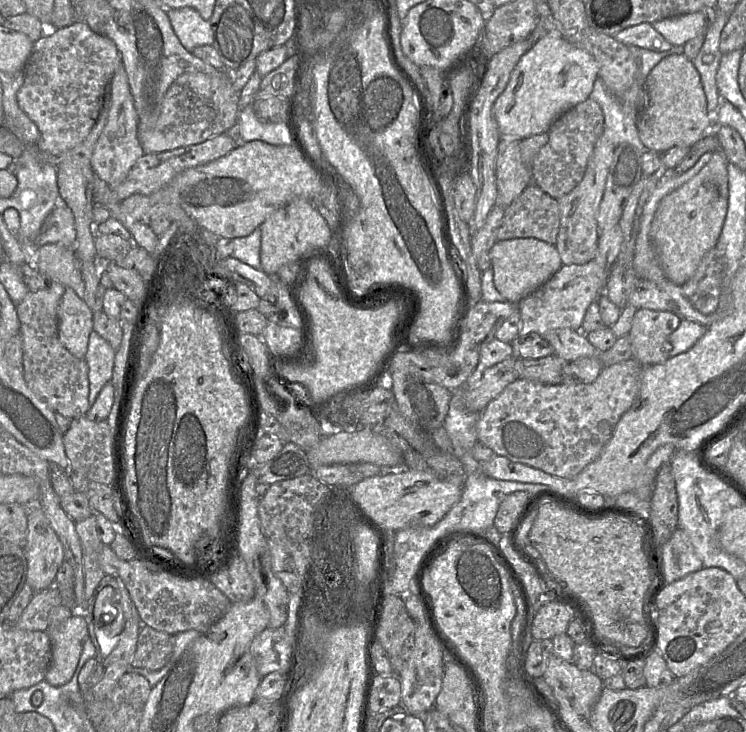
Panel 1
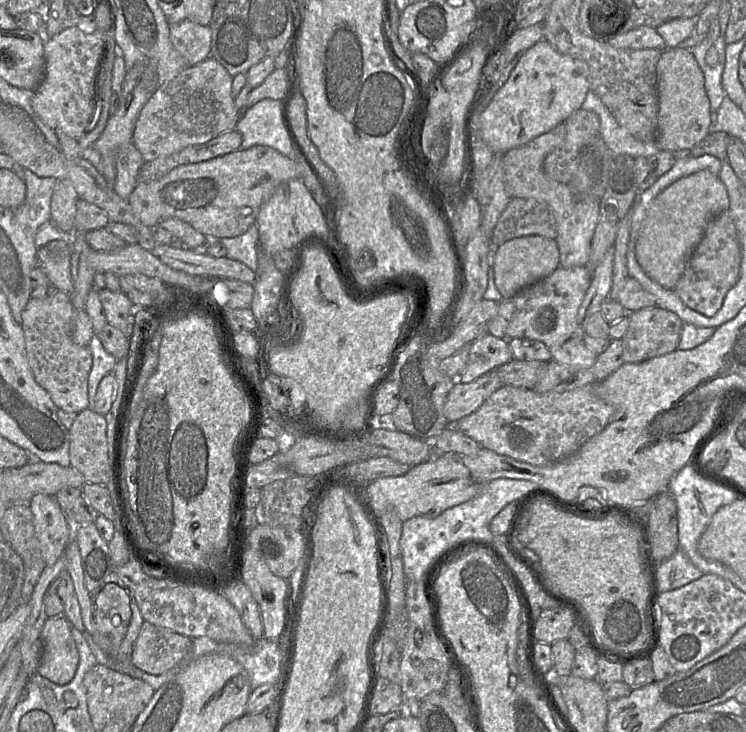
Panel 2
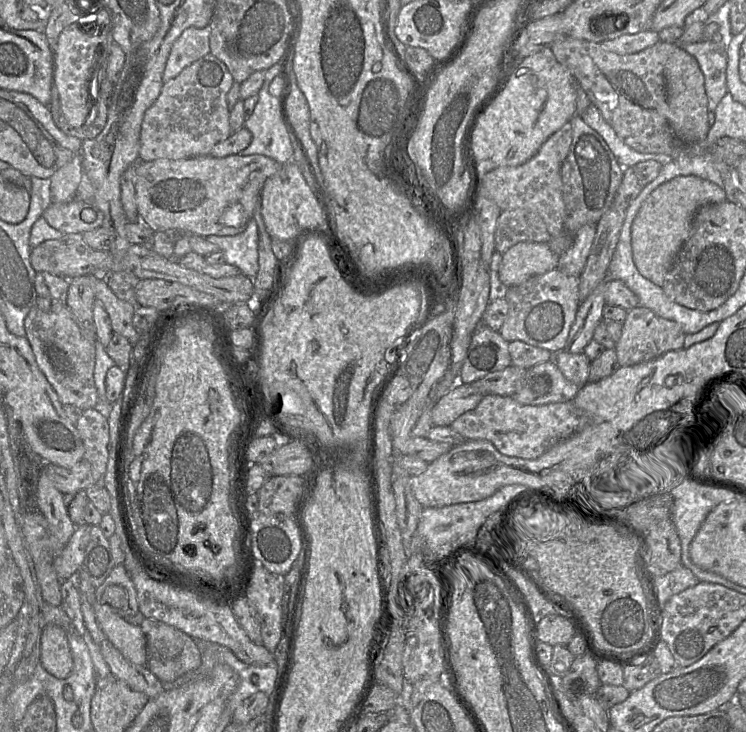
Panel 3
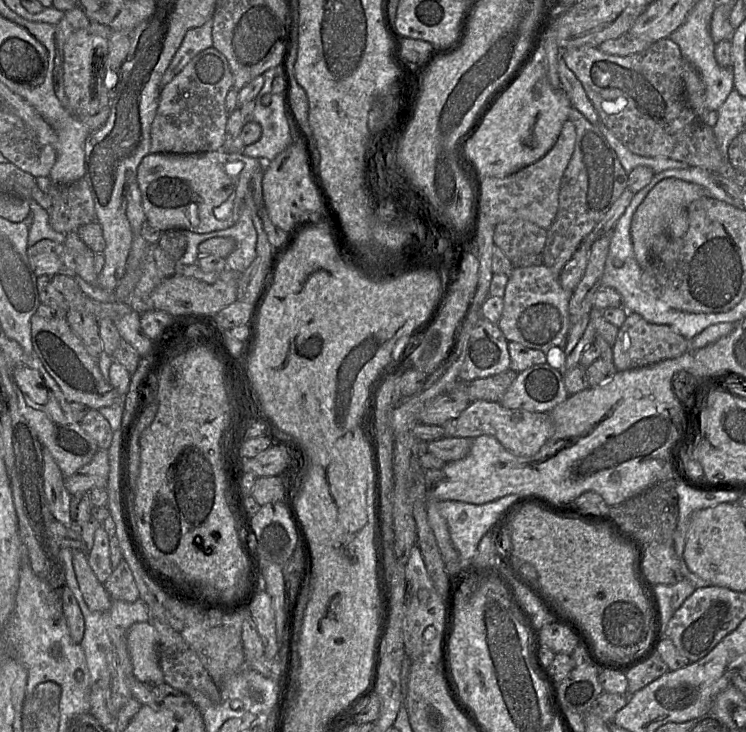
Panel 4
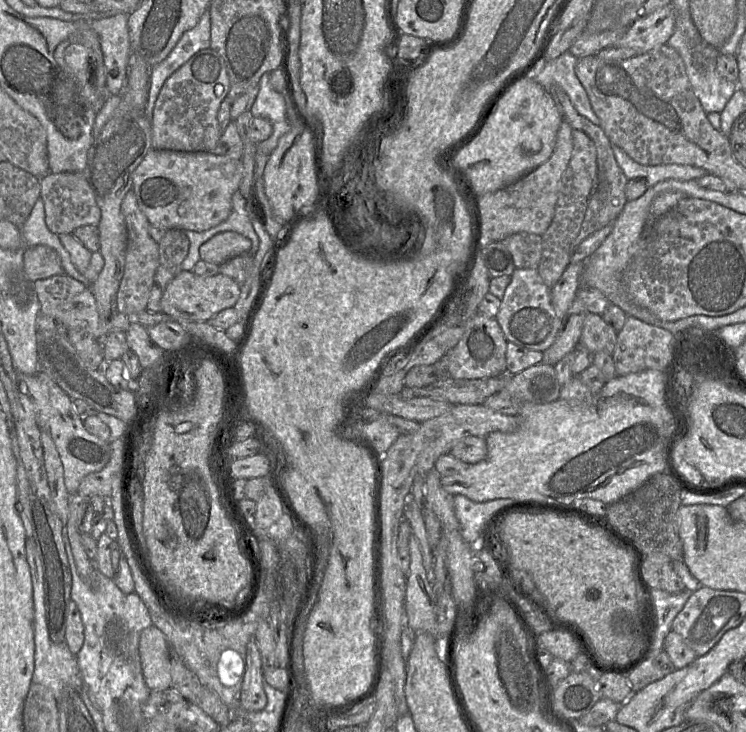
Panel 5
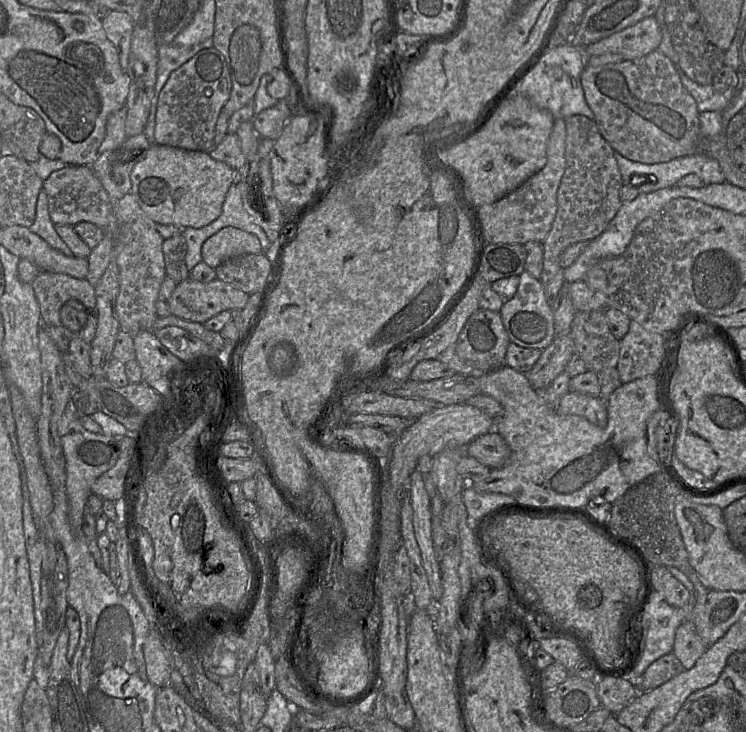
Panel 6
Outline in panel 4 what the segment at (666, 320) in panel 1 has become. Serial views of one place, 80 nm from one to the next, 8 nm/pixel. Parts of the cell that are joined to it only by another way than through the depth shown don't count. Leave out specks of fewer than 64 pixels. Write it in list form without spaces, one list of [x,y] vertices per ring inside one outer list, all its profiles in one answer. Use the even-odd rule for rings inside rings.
[[[628,312],[613,346],[613,363],[617,371],[631,370],[677,358],[689,349],[689,341],[670,326],[653,324],[635,312]]]

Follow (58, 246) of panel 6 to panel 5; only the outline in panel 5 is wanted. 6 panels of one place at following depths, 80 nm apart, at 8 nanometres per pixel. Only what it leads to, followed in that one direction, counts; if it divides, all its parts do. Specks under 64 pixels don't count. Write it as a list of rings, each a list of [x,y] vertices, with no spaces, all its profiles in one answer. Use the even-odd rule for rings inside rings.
[[[41,198],[36,201],[29,217],[20,227],[20,230],[27,248],[36,245],[46,245],[54,249],[61,259],[65,275],[71,276],[85,286],[91,285],[73,265],[70,255],[61,243],[59,236],[48,229],[45,222],[44,203]]]

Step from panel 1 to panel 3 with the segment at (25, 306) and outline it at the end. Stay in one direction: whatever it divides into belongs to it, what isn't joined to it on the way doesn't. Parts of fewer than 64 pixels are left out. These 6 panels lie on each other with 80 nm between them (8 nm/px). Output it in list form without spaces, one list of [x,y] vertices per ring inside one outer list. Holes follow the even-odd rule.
[[[36,305],[26,316],[24,326],[37,365],[60,402],[82,410],[94,408],[98,401],[94,383],[95,346],[85,338],[70,309],[63,307],[58,312],[43,312]]]

